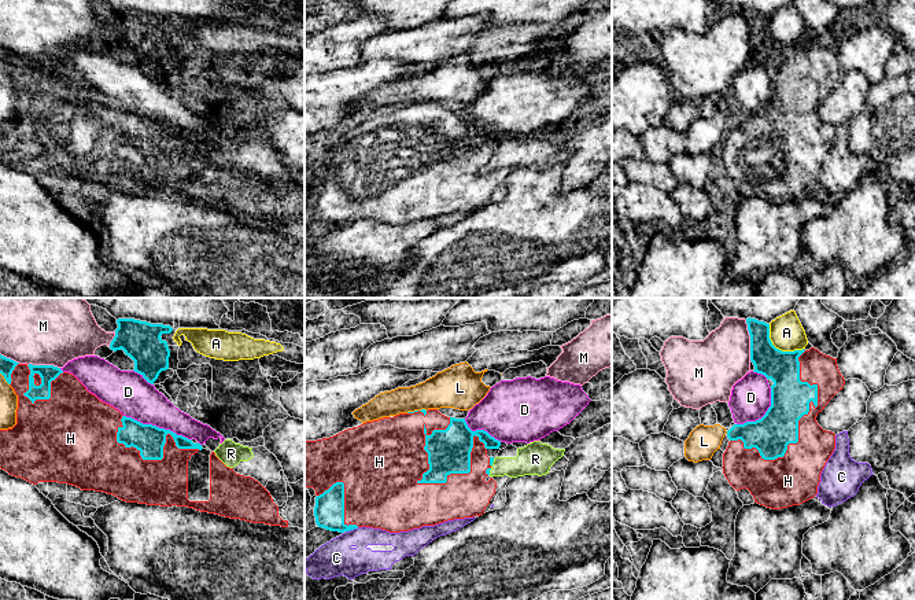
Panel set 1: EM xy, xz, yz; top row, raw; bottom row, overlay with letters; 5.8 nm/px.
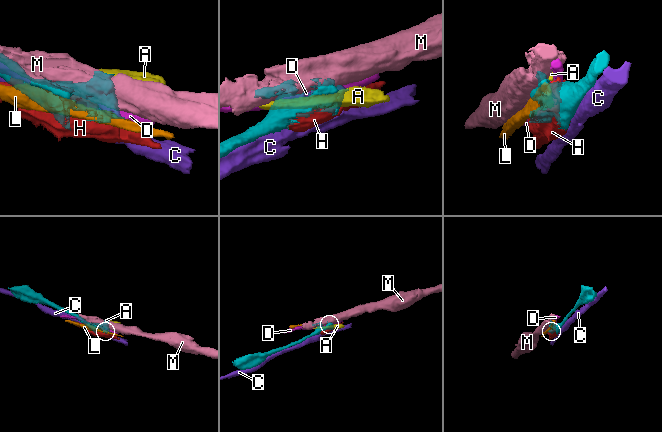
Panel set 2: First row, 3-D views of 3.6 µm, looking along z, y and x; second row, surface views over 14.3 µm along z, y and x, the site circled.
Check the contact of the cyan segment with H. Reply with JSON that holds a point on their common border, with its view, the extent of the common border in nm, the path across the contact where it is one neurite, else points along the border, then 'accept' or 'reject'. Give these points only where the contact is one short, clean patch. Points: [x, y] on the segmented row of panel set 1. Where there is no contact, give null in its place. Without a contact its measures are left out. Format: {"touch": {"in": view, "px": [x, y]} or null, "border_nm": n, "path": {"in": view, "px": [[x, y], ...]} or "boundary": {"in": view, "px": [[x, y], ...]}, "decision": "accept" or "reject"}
{"touch": {"in": "xz", "px": [465, 472]}, "border_nm": 460, "decision": "accept"}

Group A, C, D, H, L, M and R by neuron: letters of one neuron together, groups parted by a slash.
A / C / D / H / L / M / R

